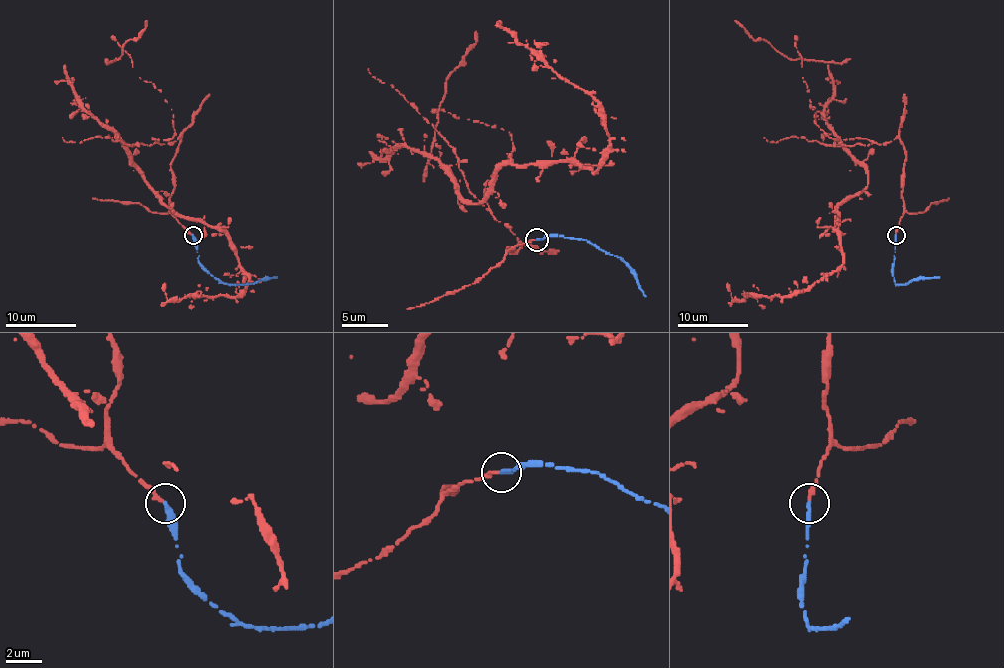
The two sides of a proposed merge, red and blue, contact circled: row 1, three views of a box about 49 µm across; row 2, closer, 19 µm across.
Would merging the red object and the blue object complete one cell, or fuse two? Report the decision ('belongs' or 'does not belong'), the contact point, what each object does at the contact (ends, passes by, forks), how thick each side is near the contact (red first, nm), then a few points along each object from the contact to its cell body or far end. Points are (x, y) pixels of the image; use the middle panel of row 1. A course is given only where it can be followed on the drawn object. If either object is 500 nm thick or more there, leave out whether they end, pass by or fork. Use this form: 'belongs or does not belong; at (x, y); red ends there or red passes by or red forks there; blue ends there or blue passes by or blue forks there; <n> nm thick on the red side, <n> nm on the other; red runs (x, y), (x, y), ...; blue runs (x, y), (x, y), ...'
belongs; at (536, 240); red ends there; blue ends there; 260 nm thick on the red side, 320 nm on the other; red runs (536, 240), (506, 249), (515, 233), (451, 165), (479, 204), (504, 165), (596, 171), (609, 135), (499, 20); blue runs (536, 240), (559, 236), (589, 240), (619, 256), (646, 295)

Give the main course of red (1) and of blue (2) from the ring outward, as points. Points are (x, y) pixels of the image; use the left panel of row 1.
1: (192, 234), (169, 200), (180, 140), (127, 143), (167, 205), (226, 234), (249, 281), (169, 299), (164, 283)
2: (192, 235), (199, 255), (197, 262), (224, 283), (256, 283), (263, 278), (277, 276)

